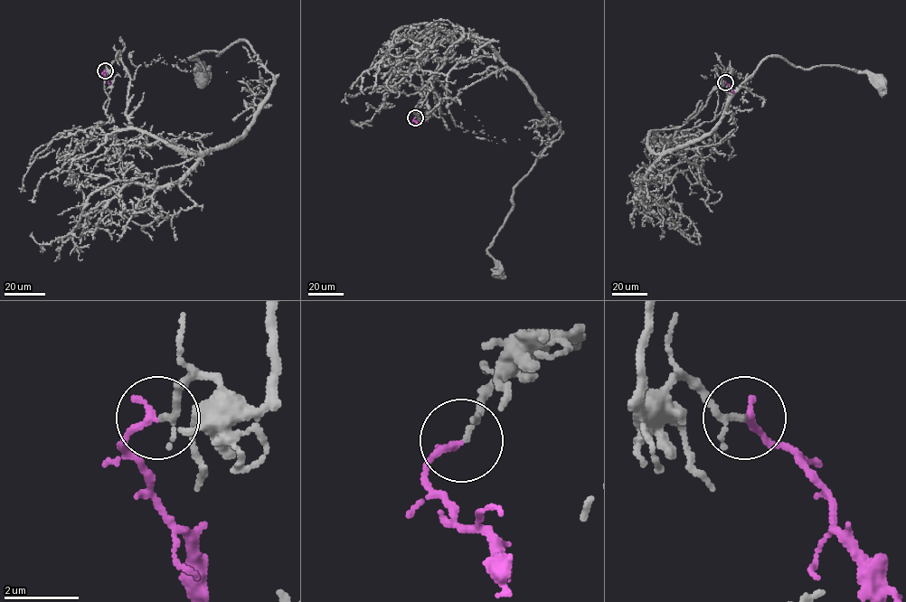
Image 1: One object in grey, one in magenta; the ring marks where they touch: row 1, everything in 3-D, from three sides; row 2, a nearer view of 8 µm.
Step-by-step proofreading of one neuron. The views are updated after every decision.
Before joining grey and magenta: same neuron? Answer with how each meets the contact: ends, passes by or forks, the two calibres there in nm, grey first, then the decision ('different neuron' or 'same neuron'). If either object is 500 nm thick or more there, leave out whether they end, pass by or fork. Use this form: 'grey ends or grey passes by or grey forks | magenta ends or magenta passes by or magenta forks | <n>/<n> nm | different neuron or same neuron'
grey passes by | magenta ends | 120/200 nm | same neuron

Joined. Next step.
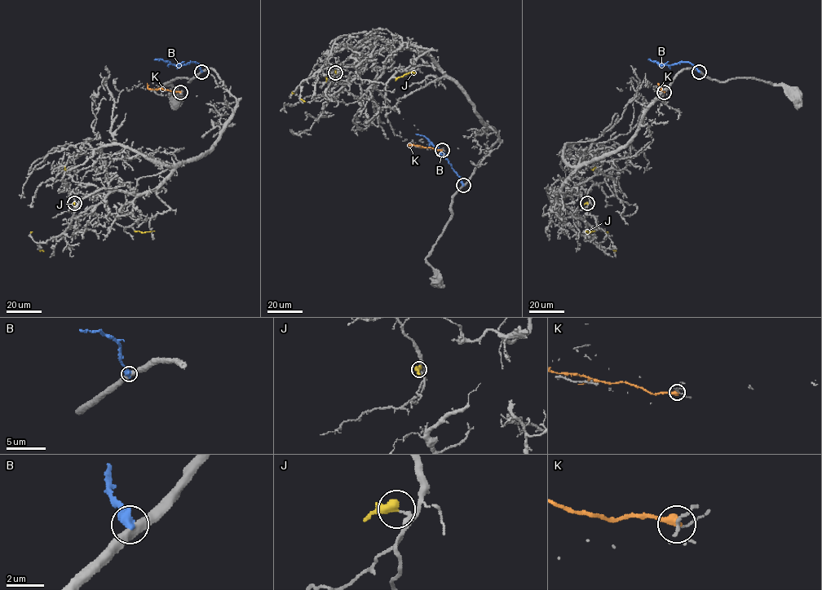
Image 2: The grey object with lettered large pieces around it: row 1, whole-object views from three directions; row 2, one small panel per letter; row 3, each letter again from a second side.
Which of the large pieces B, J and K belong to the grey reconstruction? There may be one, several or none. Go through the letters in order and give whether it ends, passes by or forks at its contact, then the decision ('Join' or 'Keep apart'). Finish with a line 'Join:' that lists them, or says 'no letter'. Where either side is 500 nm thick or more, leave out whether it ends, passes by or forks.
B: Keep apart
J: It ends there. Keep apart
K: It ends there. Keep apart
Join: no letter

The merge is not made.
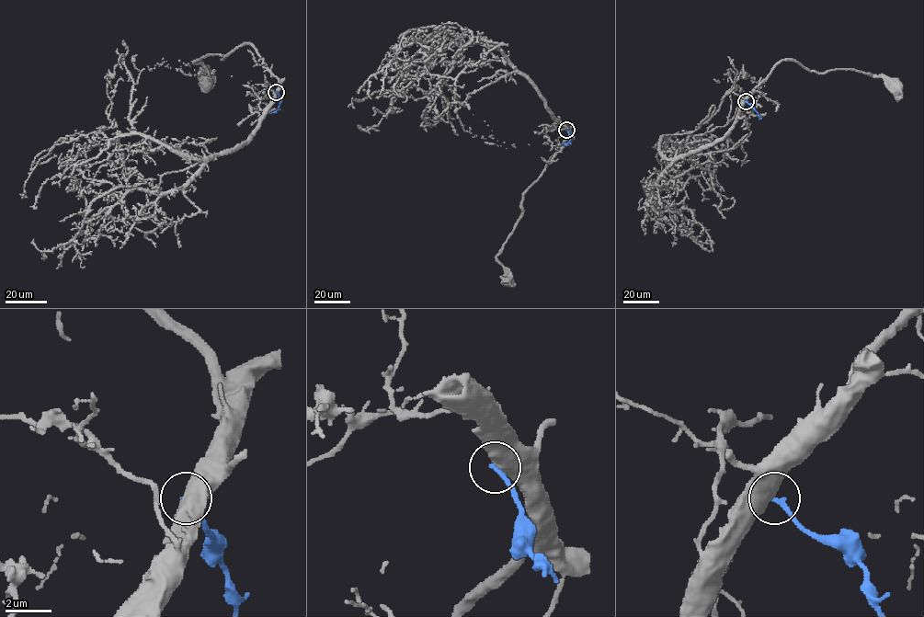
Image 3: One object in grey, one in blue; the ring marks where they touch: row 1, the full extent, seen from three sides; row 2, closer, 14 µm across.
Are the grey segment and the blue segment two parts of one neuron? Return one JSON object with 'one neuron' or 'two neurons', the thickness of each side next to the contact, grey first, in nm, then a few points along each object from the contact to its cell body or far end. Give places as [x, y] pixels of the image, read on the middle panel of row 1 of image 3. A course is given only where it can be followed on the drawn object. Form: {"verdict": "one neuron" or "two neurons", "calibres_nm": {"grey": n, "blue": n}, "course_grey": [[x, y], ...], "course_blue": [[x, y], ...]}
{"verdict": "two neurons", "calibres_nm": {"grey": 700, "blue": 240}, "course_grey": [[566, 130], [570, 136], [523, 195], [521, 217], [496, 257], [506, 268], [505, 281], [507, 281]], "course_blue": [[566, 130], [571, 139], [562, 143]]}

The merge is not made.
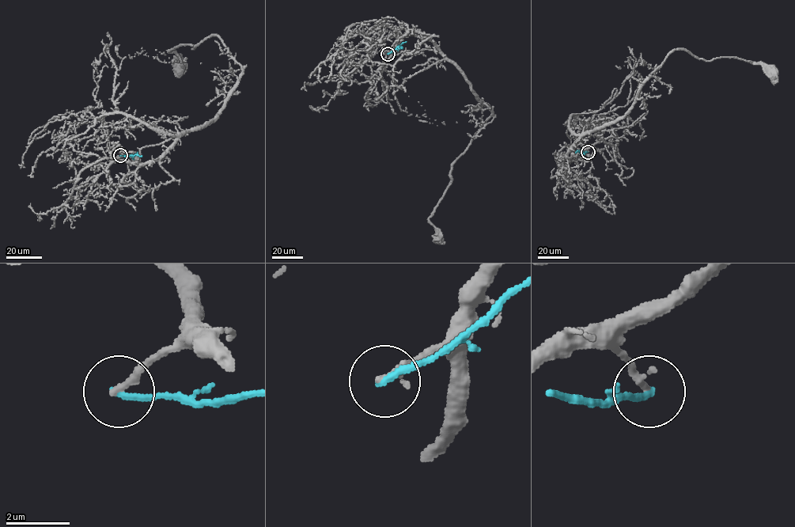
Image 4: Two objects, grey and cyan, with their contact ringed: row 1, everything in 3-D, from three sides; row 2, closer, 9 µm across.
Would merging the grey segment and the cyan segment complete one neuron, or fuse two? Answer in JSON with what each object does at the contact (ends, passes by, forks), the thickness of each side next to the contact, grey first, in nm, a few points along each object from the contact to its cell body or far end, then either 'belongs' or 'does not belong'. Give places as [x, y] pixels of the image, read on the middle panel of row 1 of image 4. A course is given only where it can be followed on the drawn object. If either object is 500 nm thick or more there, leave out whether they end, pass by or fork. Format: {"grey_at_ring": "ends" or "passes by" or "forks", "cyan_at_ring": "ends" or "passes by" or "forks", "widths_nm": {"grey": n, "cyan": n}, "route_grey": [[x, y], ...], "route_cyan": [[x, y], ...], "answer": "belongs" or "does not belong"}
{"grey_at_ring": "ends", "cyan_at_ring": "ends", "widths_nm": {"grey": 260, "cyan": 220}, "route_grey": [[388, 54], [410, 31], [423, 34], [459, 71], [492, 113], [452, 165], [450, 184], [429, 218], [438, 240]], "route_cyan": [[388, 54], [406, 41]], "answer": "does not belong"}

